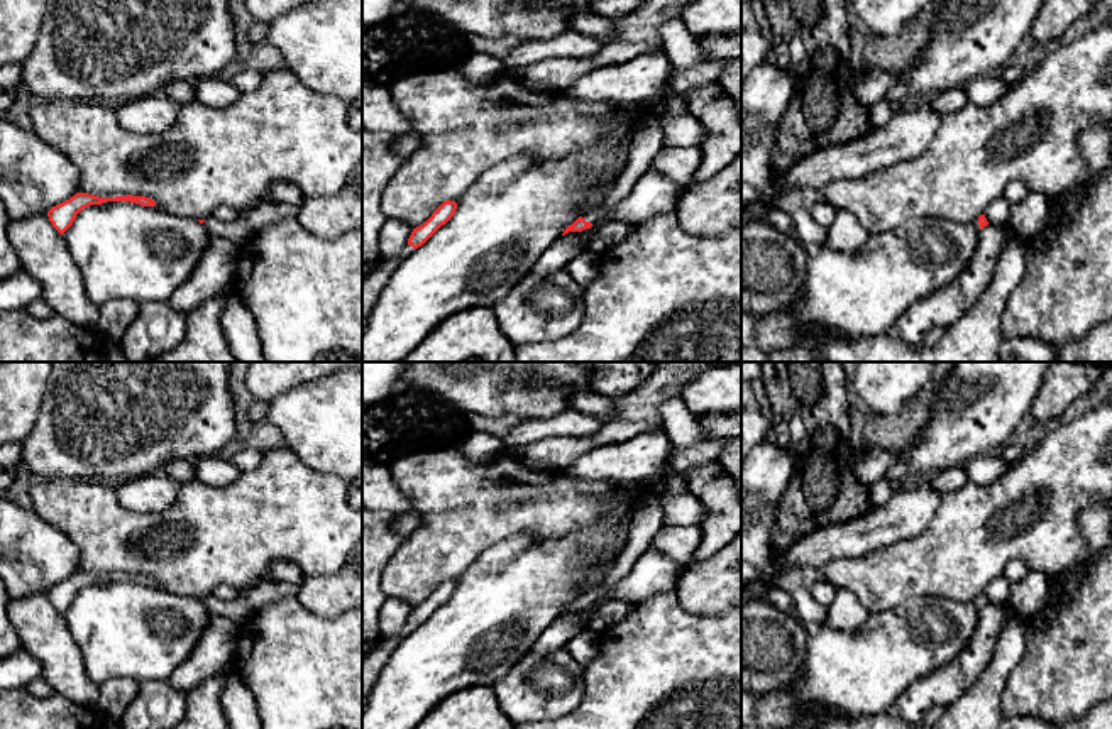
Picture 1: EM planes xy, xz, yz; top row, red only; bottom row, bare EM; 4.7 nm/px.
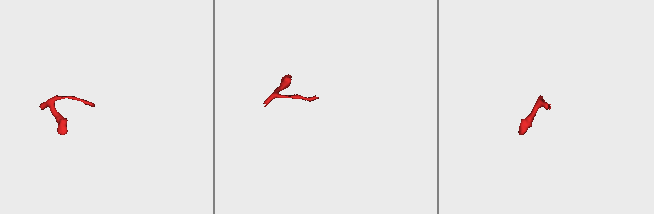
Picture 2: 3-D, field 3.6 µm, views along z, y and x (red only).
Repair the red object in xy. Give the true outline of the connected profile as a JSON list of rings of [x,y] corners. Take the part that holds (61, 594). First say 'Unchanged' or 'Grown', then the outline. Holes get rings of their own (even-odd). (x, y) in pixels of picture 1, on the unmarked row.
Unchanged. [[[76,572],[69,578],[52,585],[47,590],[49,600],[52,606],[63,614],[74,600],[76,594],[90,585],[90,584],[102,584],[105,580],[130,580],[130,582],[139,582],[142,585],[156,585],[156,580],[146,575],[115,575],[115,577],[100,577],[95,573],[88,572]]]

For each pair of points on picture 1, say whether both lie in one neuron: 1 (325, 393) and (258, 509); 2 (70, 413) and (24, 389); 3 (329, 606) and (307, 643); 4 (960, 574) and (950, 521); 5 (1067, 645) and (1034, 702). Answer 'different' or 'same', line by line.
1: different
2: different
3: different
4: same
5: same

